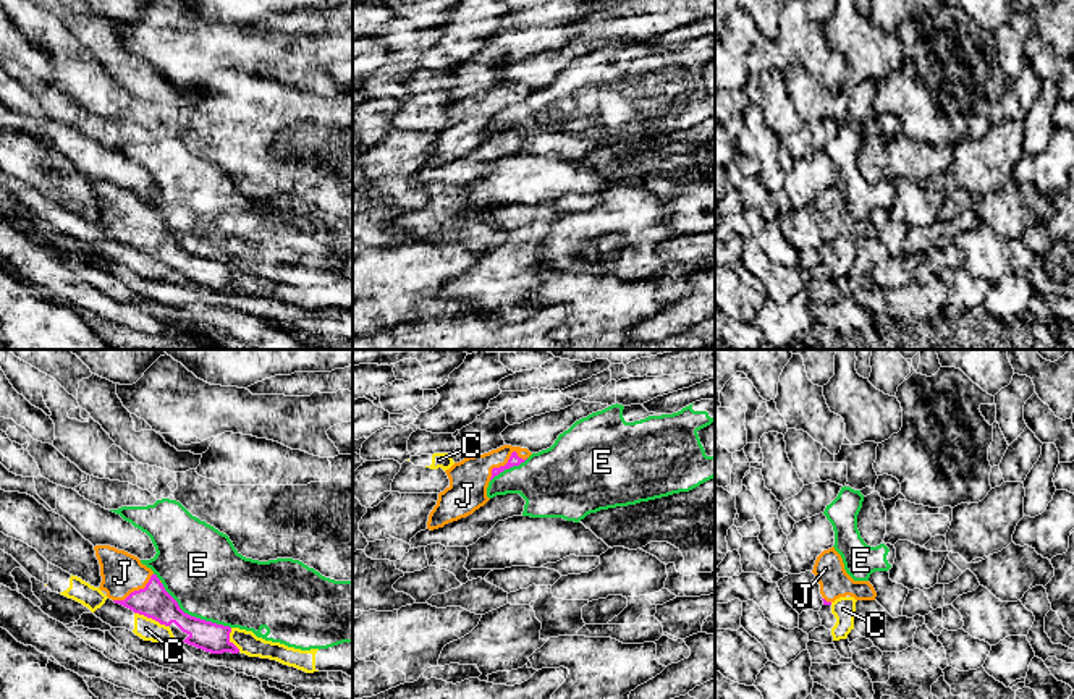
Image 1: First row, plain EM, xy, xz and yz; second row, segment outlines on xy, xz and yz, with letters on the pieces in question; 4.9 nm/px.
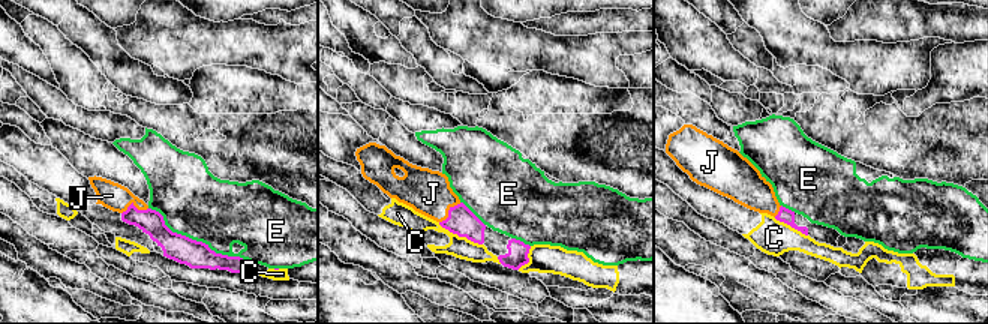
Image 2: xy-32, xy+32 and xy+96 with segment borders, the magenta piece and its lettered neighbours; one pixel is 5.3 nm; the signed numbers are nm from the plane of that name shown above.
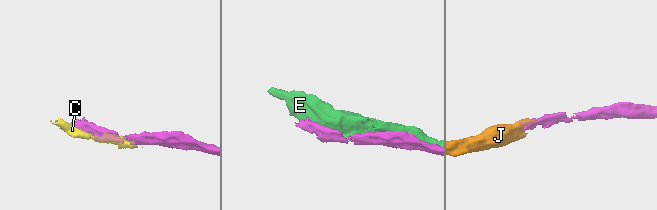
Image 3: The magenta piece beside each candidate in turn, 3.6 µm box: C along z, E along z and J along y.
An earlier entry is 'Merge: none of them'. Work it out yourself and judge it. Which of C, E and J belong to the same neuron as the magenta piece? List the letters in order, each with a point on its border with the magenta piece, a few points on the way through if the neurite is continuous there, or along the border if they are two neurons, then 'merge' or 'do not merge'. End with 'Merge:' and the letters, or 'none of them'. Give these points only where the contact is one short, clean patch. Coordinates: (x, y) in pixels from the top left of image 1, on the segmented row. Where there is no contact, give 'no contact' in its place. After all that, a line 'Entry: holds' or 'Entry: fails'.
C: xy (152, 618) | do not merge
E: xy (193, 617) | do not merge
J: xz (507, 463) | across xz (515, 460), (507, 463), (492, 463), (469, 478) | merge
Merge: J
Entry: fails

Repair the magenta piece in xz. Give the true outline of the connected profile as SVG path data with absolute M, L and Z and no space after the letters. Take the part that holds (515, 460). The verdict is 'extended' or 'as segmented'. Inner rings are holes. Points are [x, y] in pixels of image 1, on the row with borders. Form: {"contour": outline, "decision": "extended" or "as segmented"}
{"contour": "M503 445L455 463L445 471L450 485L438 494L437 505L429 515L427 529L443 527L484 506L490 500L487 497L488 482L505 469L519 466L531 455L527 448Z", "decision": "extended"}

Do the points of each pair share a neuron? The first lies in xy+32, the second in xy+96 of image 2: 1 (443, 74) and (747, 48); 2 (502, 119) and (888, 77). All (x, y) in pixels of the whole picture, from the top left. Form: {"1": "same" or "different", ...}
{"1": "same", "2": "different"}

